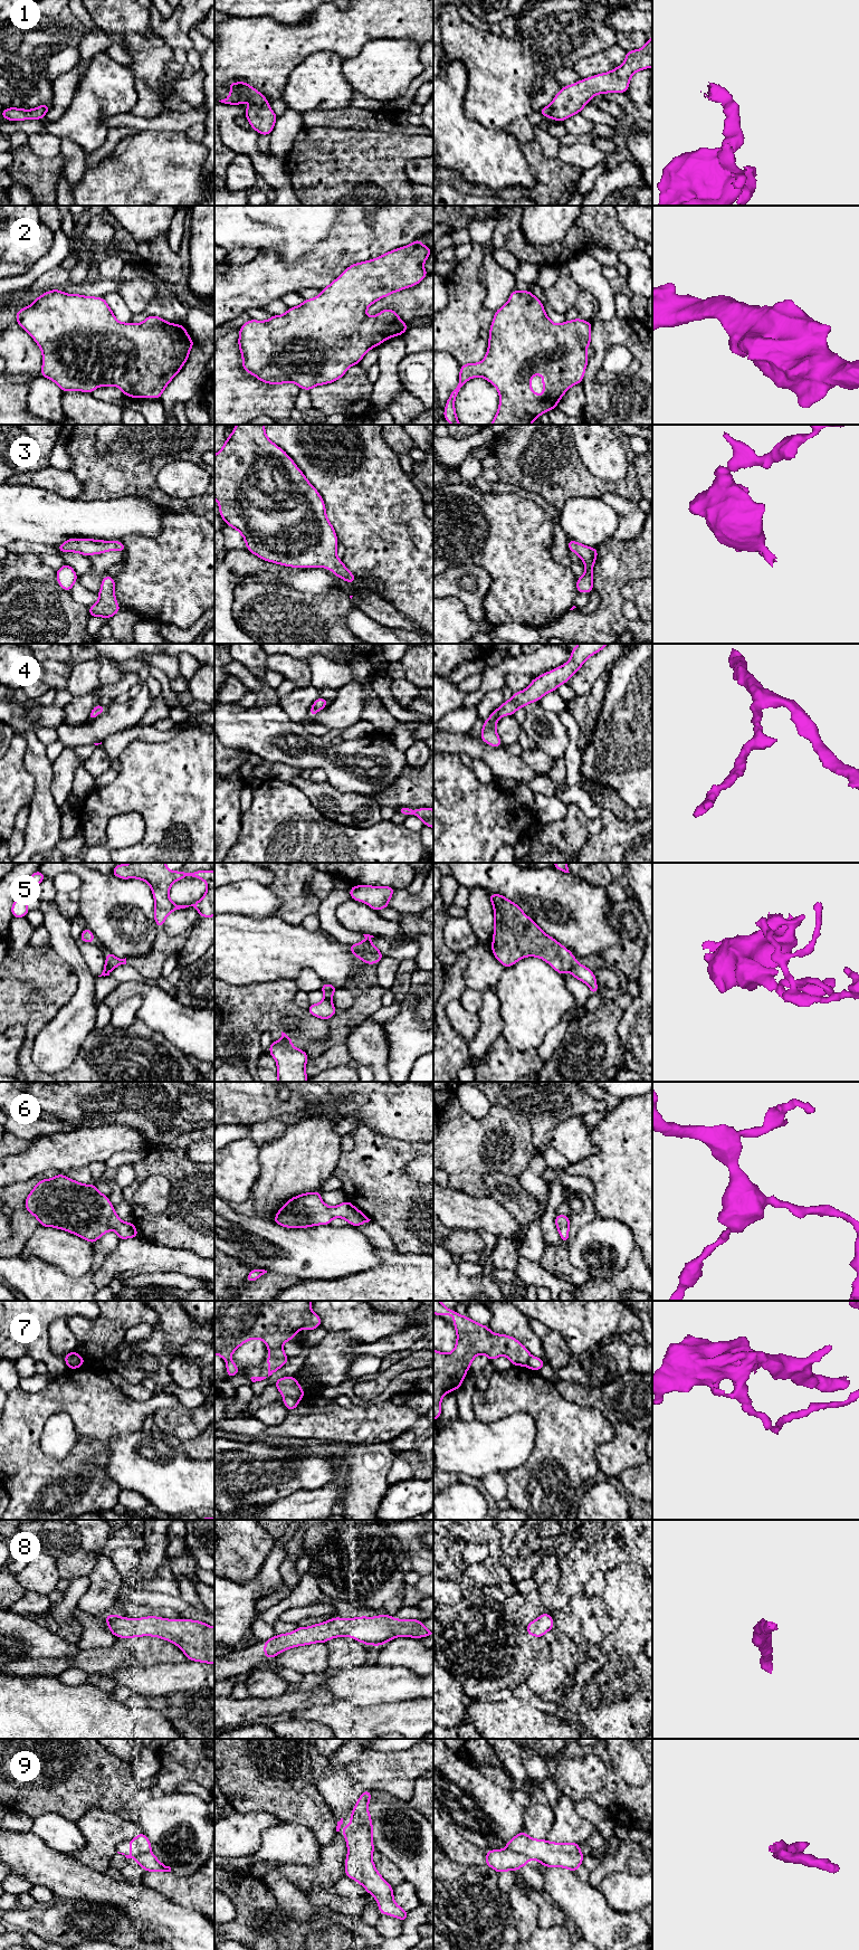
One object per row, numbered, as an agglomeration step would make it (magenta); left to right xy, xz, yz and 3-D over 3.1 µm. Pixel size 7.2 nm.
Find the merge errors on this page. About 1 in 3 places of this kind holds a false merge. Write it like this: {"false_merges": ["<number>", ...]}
{"false_merges": ["5", "7", "9"]}

